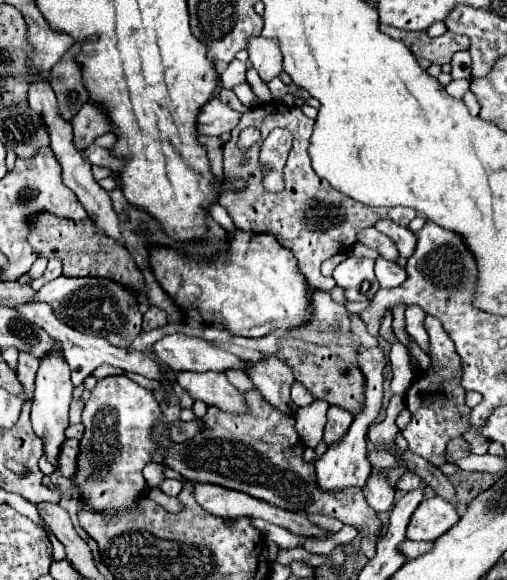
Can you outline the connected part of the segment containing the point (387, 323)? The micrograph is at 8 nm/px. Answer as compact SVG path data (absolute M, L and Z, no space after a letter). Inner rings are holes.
M387 312L381 322L380 335L384 337L391 345L396 341L396 337L392 332L393 316L391 312Z

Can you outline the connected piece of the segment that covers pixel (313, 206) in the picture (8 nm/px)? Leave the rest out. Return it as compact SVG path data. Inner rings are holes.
M280 101L264 103L258 109L250 109L246 115L242 115L240 123L232 129L230 141L224 143L224 177L228 181L242 179L246 185L242 191L228 189L218 197L218 203L228 211L228 215L232 217L238 229L254 231L254 233L270 233L280 241L282 247L288 247L298 259L298 271L306 277L312 289L330 291L336 283L332 277L324 277L320 273L320 265L324 259L340 253L346 247L352 247L356 241L356 233L364 227L372 227L376 219L392 219L398 225L408 225L416 217L416 211L410 207L376 209L364 205L336 191L330 183L326 183L326 179L314 175L310 155L308 155L308 143L310 143L314 123L316 121L306 117L300 107L286 107ZM244 127L258 127L262 139L266 139L268 133L276 127L284 127L294 135L294 147L284 167L284 189L280 193L270 193L262 187L262 177L258 171L258 145L254 145L246 153L242 153L236 147L238 133ZM244 159L246 163L242 163Z

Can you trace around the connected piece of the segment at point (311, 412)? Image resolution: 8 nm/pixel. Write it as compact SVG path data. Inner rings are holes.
M314 401L306 407L298 407L296 411L296 430L306 447L316 447L322 439L324 425L326 425L326 401Z

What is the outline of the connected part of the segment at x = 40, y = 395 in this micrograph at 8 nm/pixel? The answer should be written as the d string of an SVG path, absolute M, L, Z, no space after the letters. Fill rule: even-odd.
M52 339L56 347L52 347L42 359L36 373L36 389L34 389L34 403L32 403L32 427L44 441L44 451L48 455L48 461L56 465L56 457L60 451L64 437L64 431L68 427L68 409L72 403L72 381L70 381L70 367L66 363L62 345Z

